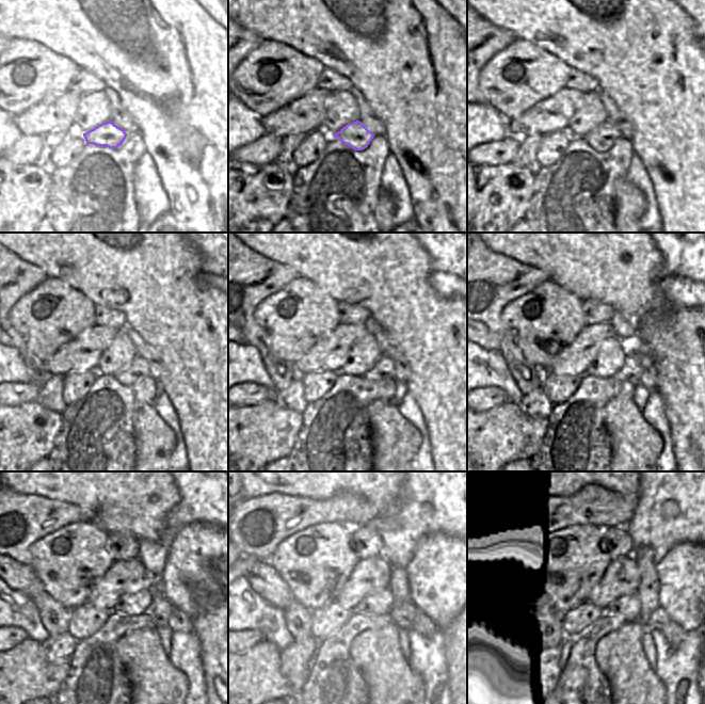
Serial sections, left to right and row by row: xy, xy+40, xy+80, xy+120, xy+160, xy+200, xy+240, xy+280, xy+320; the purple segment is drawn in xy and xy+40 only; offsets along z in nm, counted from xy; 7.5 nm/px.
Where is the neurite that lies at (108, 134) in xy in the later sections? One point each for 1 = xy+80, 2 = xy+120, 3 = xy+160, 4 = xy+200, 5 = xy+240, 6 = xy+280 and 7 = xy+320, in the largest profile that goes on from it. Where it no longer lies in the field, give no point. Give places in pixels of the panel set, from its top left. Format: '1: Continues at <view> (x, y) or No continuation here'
1: Continues at xy+80 (603, 137)
2: Continues at xy+120 (140, 368)
3: Continues at xy+160 (385, 368)
4: Continues at xy+200 (631, 371)
5: Continues at xy+240 (160, 608)
6: Continues at xy+280 (403, 612)
7: Continues at xy+320 (657, 621)

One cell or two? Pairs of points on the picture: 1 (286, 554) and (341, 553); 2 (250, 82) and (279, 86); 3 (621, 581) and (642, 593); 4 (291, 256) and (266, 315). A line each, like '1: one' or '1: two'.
1: one
2: one
3: two
4: two

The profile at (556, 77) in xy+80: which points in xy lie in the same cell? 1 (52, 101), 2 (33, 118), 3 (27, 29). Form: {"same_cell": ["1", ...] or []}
{"same_cell": []}

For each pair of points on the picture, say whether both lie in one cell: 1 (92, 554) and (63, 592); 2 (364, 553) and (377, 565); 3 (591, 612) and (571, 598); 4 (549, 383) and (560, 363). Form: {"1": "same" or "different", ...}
{"1": "same", "2": "different", "3": "different", "4": "different"}

